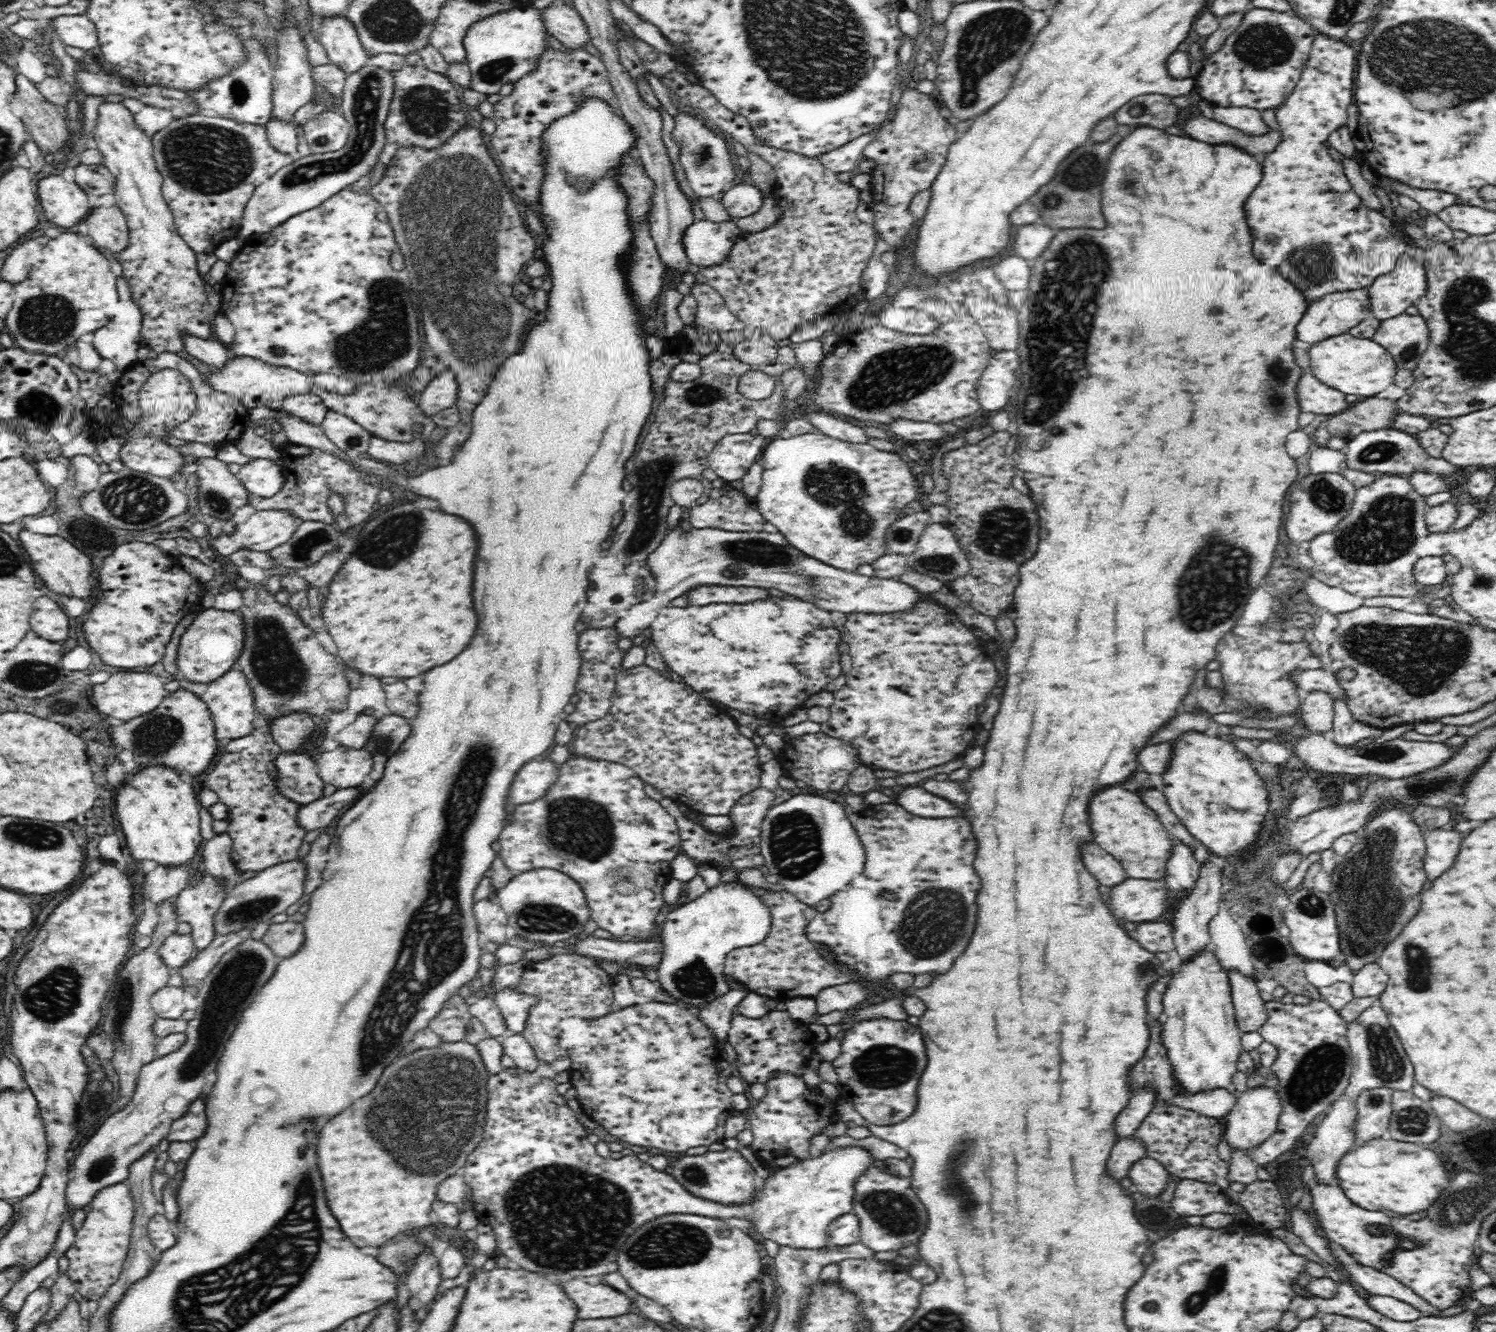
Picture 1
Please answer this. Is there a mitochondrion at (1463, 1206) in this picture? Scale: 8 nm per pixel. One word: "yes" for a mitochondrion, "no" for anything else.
yes

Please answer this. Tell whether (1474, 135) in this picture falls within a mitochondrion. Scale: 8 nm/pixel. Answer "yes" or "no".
no

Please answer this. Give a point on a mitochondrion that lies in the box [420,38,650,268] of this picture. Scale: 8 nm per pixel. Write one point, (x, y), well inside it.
(493, 72)

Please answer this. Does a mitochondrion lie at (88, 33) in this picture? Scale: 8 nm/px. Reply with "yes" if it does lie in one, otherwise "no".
no

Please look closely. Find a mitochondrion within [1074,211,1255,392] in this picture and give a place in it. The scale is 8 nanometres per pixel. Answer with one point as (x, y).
(1202, 299)

